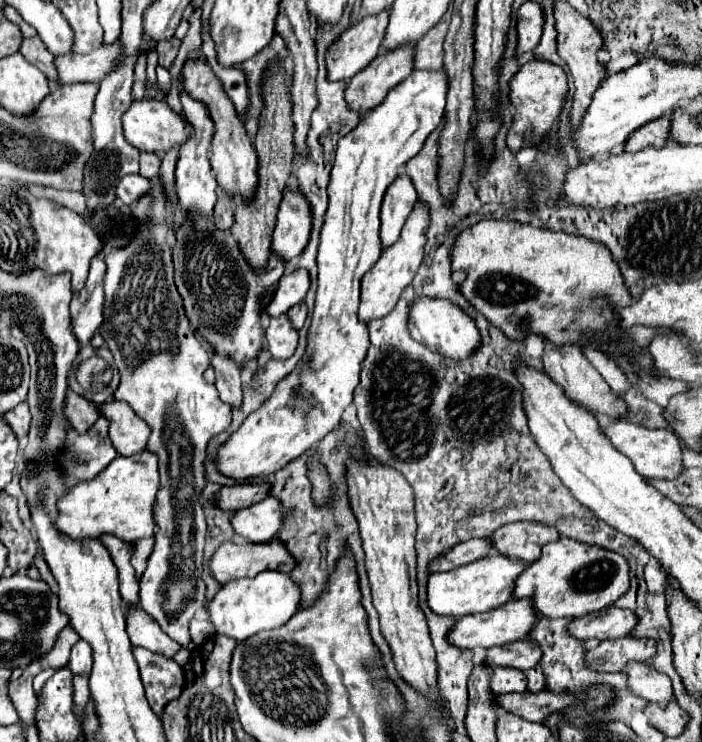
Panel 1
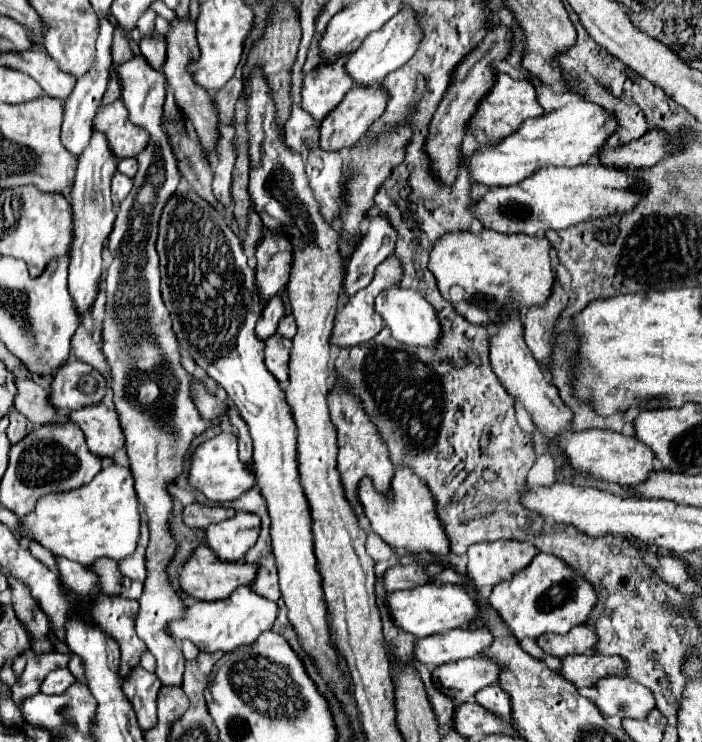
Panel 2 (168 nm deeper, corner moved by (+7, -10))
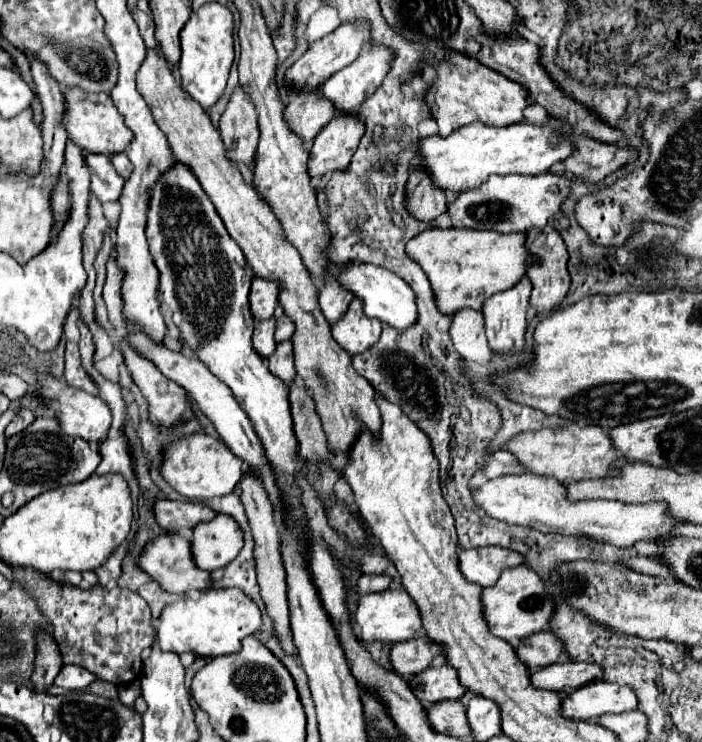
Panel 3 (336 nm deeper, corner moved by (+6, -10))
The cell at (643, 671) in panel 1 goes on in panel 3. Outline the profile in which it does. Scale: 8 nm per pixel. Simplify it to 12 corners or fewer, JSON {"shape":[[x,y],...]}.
{"shape":[[604,680],[574,690],[562,714],[576,720],[636,710],[630,686]]}

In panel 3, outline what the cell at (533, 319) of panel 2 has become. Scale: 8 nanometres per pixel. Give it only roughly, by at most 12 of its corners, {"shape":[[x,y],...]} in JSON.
{"shape":[[548,224],[526,246],[536,316],[560,308],[570,288],[568,252]]}

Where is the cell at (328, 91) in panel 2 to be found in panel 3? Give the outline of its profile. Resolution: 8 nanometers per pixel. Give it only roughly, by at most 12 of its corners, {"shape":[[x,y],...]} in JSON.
{"shape":[[318,92],[286,106],[288,124],[304,142],[334,116]]}

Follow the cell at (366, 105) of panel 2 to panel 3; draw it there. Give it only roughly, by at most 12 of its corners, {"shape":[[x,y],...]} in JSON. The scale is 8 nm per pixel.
{"shape":[[334,116],[314,138],[308,170],[344,170],[362,138],[358,116]]}

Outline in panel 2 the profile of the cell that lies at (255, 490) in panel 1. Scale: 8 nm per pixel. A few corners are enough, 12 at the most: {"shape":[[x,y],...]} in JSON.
{"shape":[[189,504],[183,522],[201,528],[233,516],[231,508]]}

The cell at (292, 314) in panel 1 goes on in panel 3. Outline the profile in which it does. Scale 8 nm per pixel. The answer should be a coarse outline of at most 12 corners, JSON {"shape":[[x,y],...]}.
{"shape":[[284,314],[276,320],[276,342],[290,340],[294,322]]}

